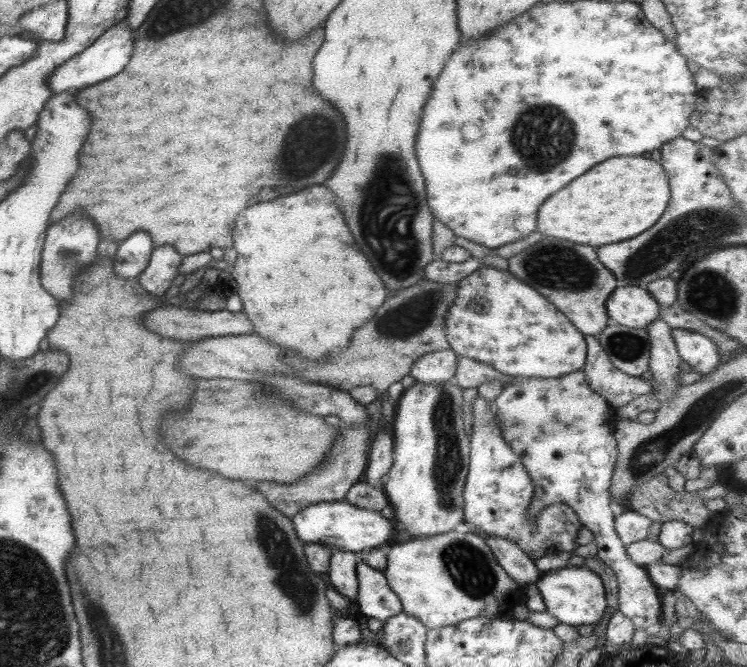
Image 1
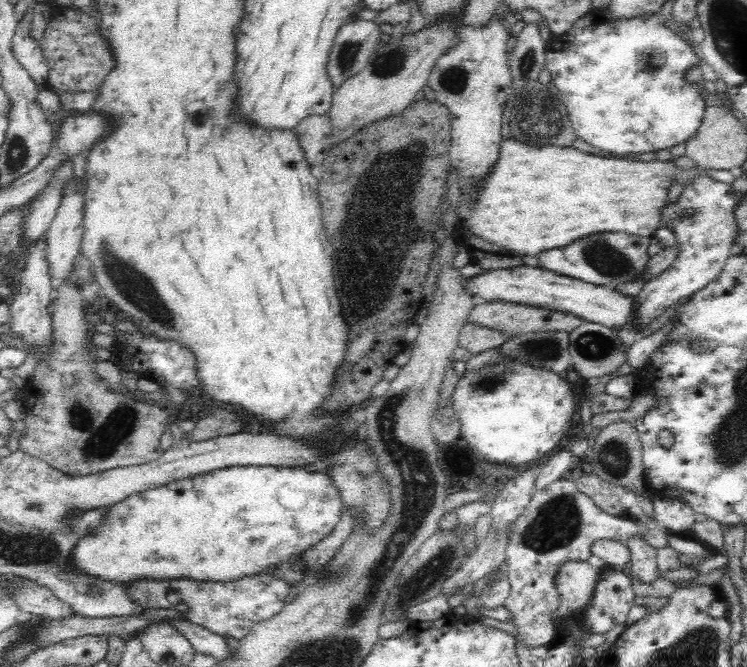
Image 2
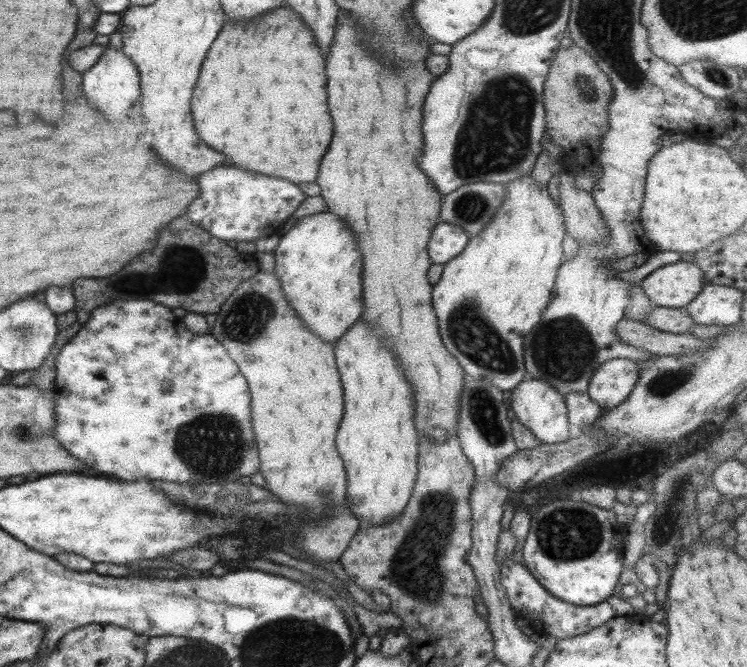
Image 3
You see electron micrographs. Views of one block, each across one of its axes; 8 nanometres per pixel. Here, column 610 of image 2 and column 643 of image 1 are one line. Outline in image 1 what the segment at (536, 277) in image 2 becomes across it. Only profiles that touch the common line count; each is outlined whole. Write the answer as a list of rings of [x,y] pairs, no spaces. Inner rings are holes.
[[[639,286],[615,287],[605,302],[611,322],[629,328],[646,328],[658,318],[661,307],[647,291]]]

